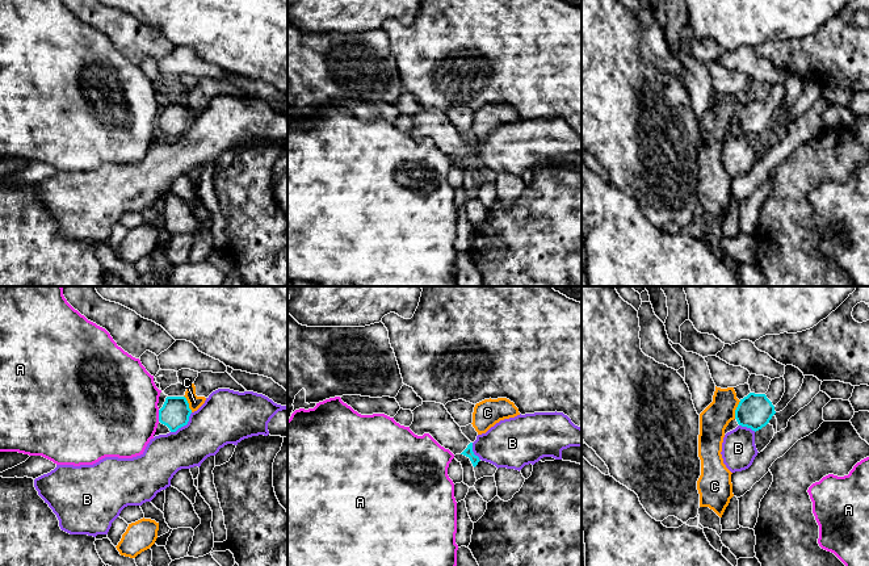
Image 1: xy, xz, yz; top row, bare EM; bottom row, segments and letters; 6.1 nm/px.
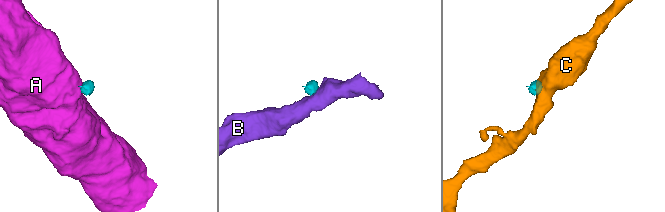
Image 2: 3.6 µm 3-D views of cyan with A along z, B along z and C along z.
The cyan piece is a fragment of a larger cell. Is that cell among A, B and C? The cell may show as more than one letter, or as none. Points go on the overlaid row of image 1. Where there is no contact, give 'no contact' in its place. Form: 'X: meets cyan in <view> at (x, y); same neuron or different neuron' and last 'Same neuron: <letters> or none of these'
A: meets cyan in xy at (159, 415); different neuron
B: meets cyan in xy at (184, 424); different neuron
C: meets cyan in yz at (735, 410); different neuron
Same neuron: none of these

